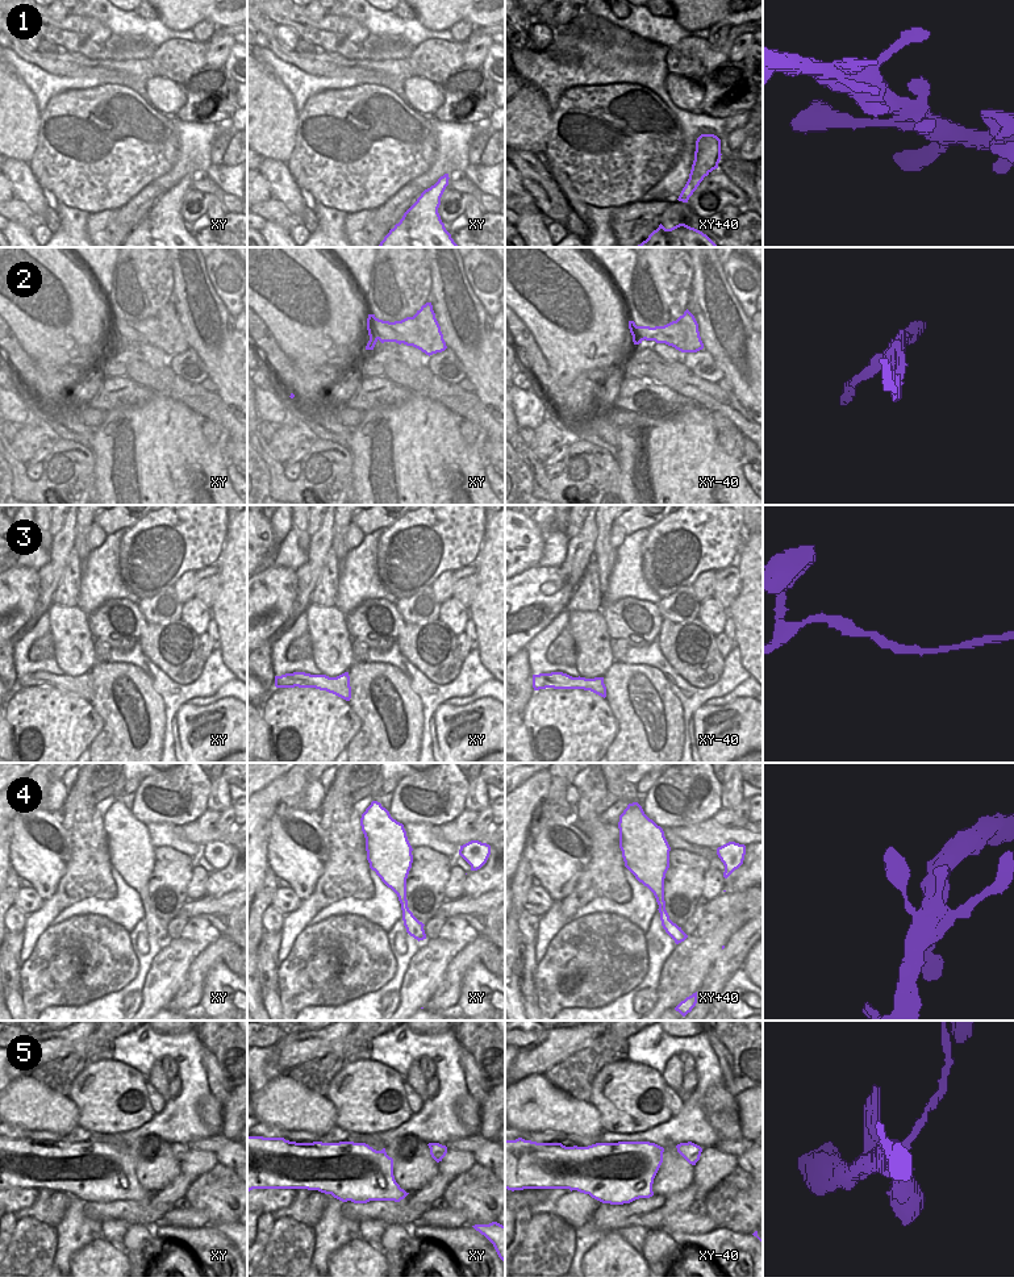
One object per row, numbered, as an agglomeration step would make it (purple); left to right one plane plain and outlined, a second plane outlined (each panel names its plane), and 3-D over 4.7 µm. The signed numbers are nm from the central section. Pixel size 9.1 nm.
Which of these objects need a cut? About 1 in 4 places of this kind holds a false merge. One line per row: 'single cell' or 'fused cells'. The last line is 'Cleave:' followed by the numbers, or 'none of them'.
1: single cell
2: fused cells
3: single cell
4: single cell
5: single cell
Cleave: 2

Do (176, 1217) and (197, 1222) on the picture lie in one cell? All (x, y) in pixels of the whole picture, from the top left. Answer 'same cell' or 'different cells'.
same cell

